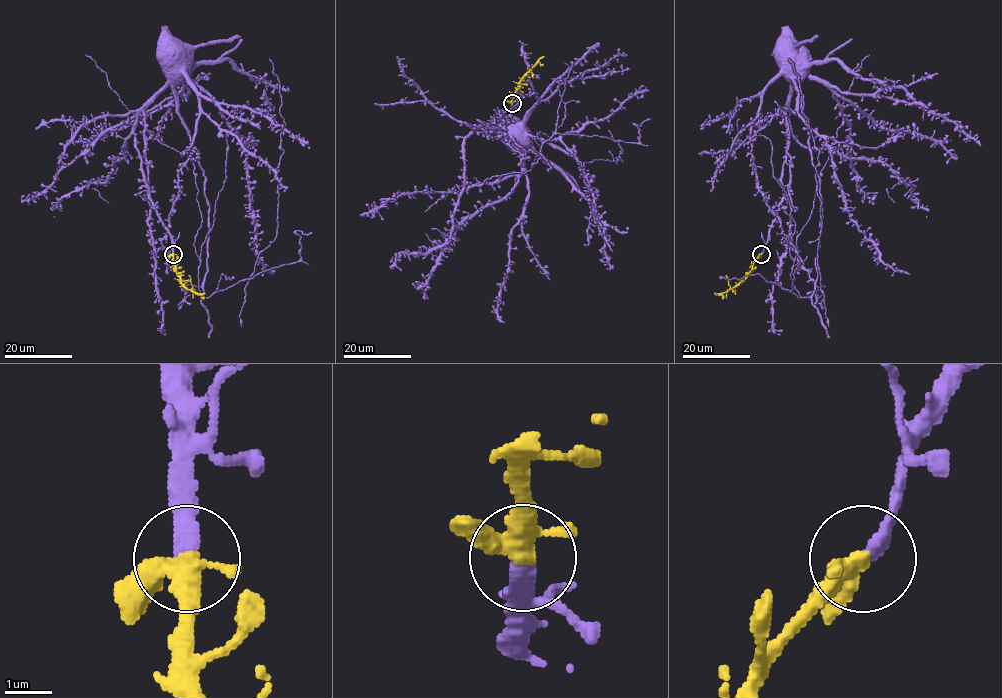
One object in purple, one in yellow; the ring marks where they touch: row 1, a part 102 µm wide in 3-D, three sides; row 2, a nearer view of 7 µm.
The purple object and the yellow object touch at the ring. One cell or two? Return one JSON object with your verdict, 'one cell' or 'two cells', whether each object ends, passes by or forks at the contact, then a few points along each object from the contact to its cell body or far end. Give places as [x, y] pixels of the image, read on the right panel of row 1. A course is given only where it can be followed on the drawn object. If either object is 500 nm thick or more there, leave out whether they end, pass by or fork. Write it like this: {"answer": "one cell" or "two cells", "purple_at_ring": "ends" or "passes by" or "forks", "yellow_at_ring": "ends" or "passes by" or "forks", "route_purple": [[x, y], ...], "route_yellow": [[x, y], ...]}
{"answer": "one cell", "purple_at_ring": "ends", "yellow_at_ring": "forks", "route_purple": [[761, 253], [778, 204], [784, 198], [782, 169], [789, 134], [787, 97], [790, 81], [789, 42], [786, 39]], "route_yellow": [[761, 253], [740, 281], [725, 292], [714, 292]]}

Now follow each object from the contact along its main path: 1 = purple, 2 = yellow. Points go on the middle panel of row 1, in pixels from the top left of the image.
1: (512, 103), (509, 110), (489, 126), (482, 124), (473, 131), (491, 129), (506, 132), (497, 132), (500, 128)
2: (512, 103), (512, 97), (520, 82), (544, 56)

